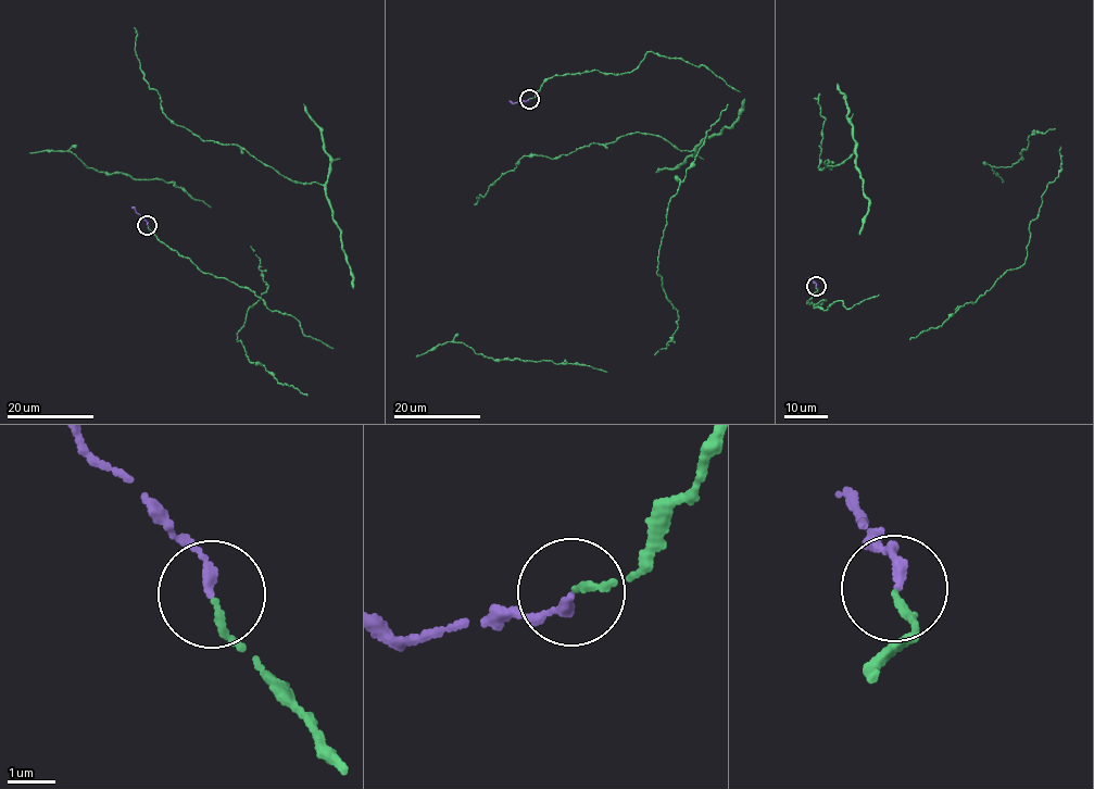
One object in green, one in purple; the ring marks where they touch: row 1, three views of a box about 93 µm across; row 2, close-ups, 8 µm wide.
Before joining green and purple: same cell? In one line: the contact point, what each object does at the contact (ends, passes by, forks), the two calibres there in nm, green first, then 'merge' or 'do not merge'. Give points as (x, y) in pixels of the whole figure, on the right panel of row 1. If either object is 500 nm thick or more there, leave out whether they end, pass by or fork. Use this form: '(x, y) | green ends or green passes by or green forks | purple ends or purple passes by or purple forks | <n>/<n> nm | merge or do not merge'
(816, 286) | green ends | purple ends | 150/200 nm | merge

